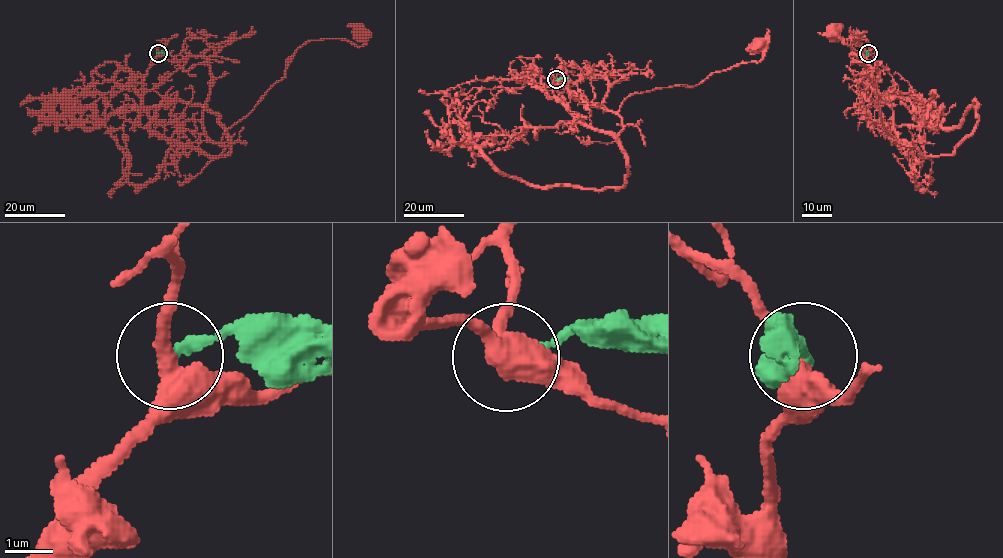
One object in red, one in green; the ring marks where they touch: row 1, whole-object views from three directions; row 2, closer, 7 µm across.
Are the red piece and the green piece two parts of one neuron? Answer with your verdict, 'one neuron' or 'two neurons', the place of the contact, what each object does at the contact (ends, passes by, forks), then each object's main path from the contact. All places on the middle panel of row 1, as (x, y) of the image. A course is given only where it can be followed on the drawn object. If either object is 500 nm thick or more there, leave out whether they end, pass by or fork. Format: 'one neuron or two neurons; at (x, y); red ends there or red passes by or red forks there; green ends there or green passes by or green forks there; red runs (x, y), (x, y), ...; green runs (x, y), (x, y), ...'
two neurons; at (556, 79); red passes by; green ends there; red runs (556, 80), (544, 77), (541, 87), (581, 122), (617, 134), (631, 95), (697, 86), (759, 62), (759, 45); green runs (556, 80), (568, 80)

